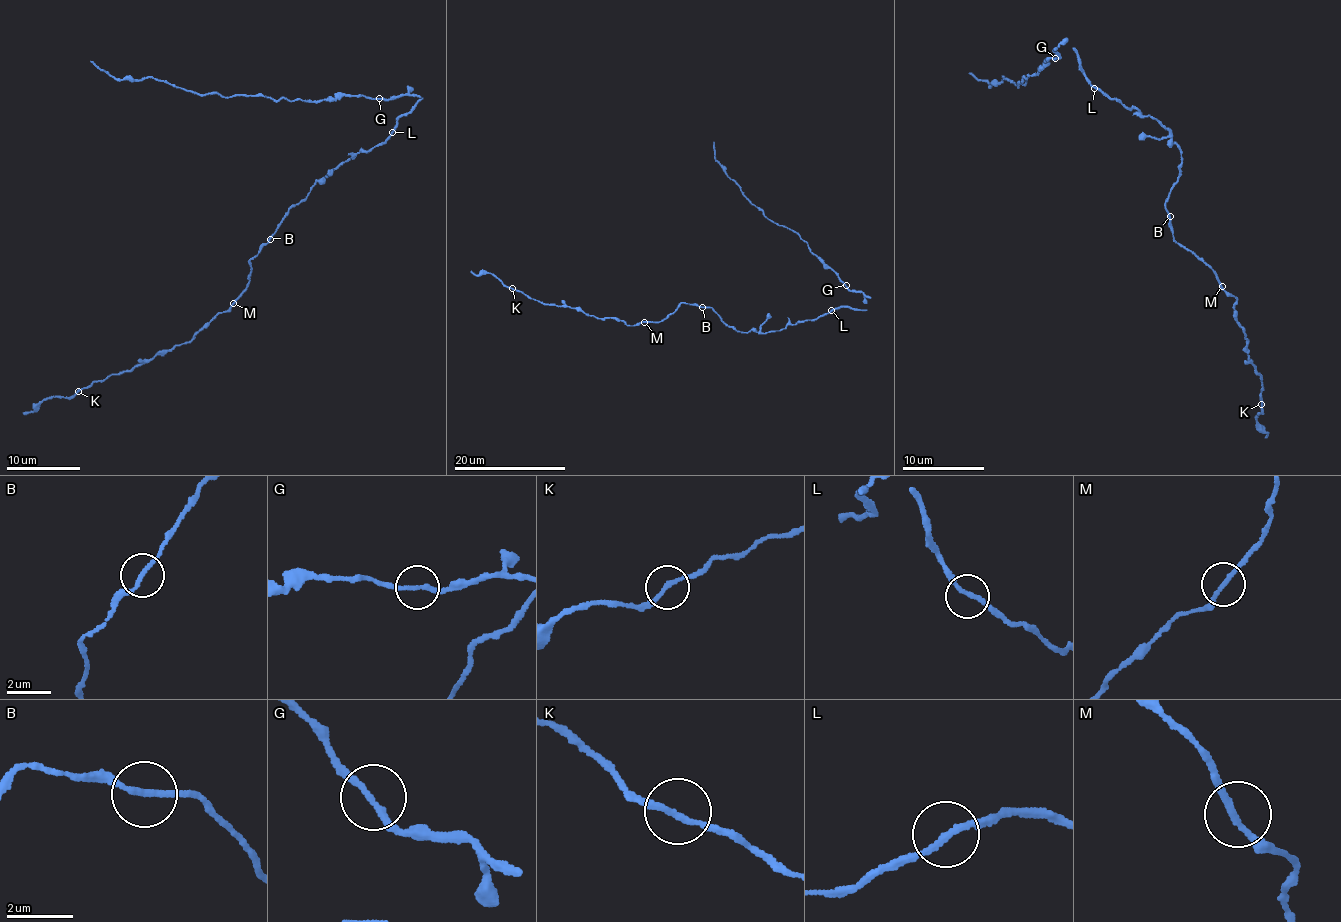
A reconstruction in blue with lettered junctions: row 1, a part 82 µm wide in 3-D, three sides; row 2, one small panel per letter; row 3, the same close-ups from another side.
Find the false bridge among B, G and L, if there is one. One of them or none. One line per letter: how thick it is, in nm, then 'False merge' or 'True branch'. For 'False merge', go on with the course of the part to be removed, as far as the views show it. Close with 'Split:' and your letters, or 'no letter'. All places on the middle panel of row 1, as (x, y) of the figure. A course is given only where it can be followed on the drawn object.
B: Thickness 170 nm. True branch
G: Thickness 190 nm. True branch
L: Thickness 180 nm. True branch
Split: no letter

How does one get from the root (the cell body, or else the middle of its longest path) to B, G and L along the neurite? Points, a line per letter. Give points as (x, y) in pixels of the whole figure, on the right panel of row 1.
B: (1141, 113), (1165, 126), (1172, 142), (1180, 152), (1182, 161), (1178, 182), (1165, 206), (1169, 215)
G: (1141, 113), (1124, 108), (1092, 84), (1080, 70), (1075, 47), (1060, 43), (1055, 47), (1059, 54), (1055, 58)
L: (1141, 113), (1133, 107), (1124, 108), (1122, 103), (1094, 88)

